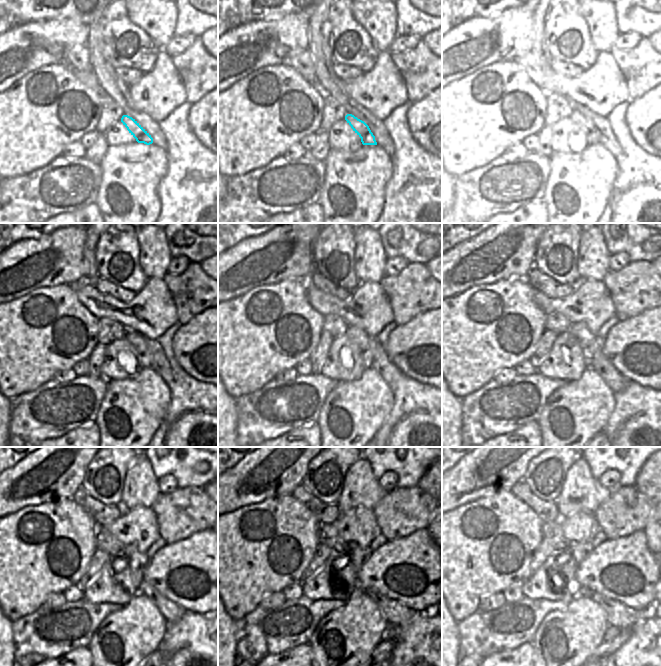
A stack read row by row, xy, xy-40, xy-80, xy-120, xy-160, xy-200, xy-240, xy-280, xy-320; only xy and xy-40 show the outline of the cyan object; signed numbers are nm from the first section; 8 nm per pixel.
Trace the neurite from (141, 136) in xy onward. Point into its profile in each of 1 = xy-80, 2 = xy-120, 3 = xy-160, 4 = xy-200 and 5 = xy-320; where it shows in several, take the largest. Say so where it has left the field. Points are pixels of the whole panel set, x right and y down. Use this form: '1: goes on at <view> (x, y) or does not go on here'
1: goes on at xy-80 (586, 125)
2: goes on at xy-120 (137, 341)
3: goes on at xy-160 (358, 336)
4: goes on at xy-200 (579, 330)
5: goes on at xy-320 (580, 549)

